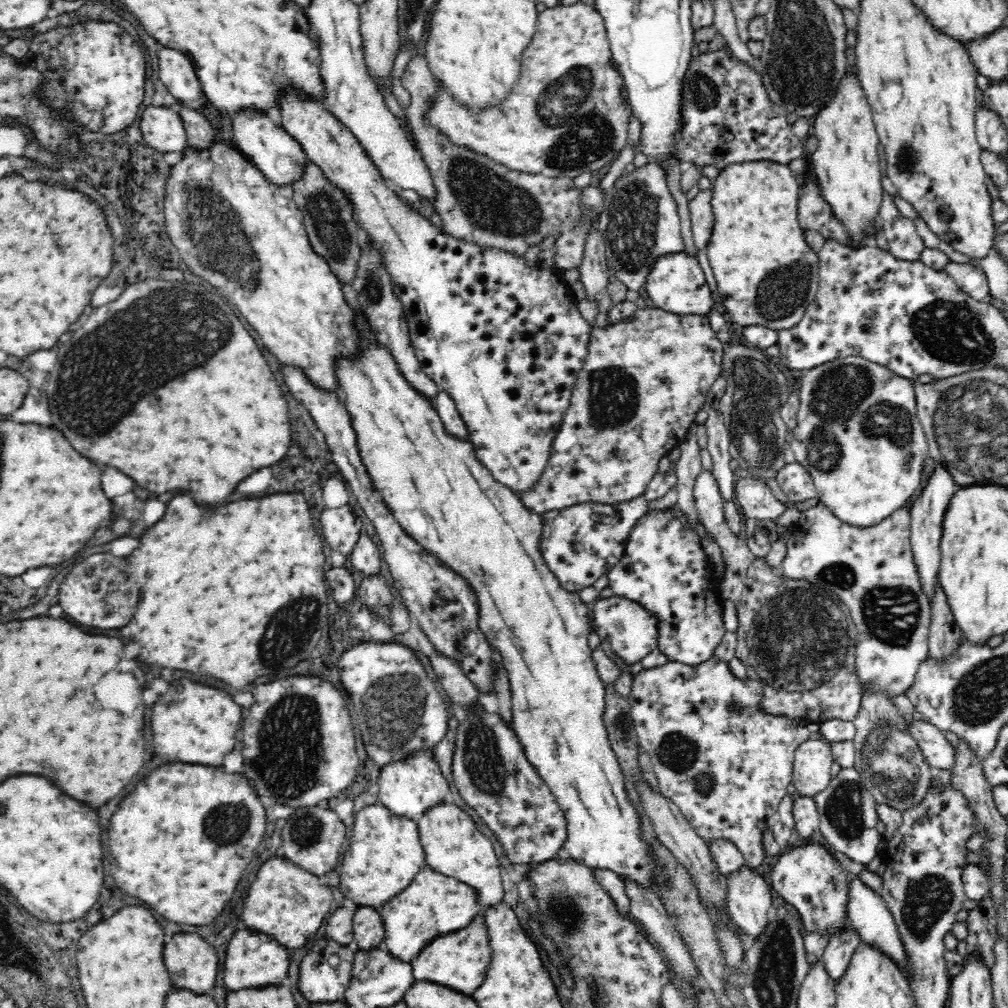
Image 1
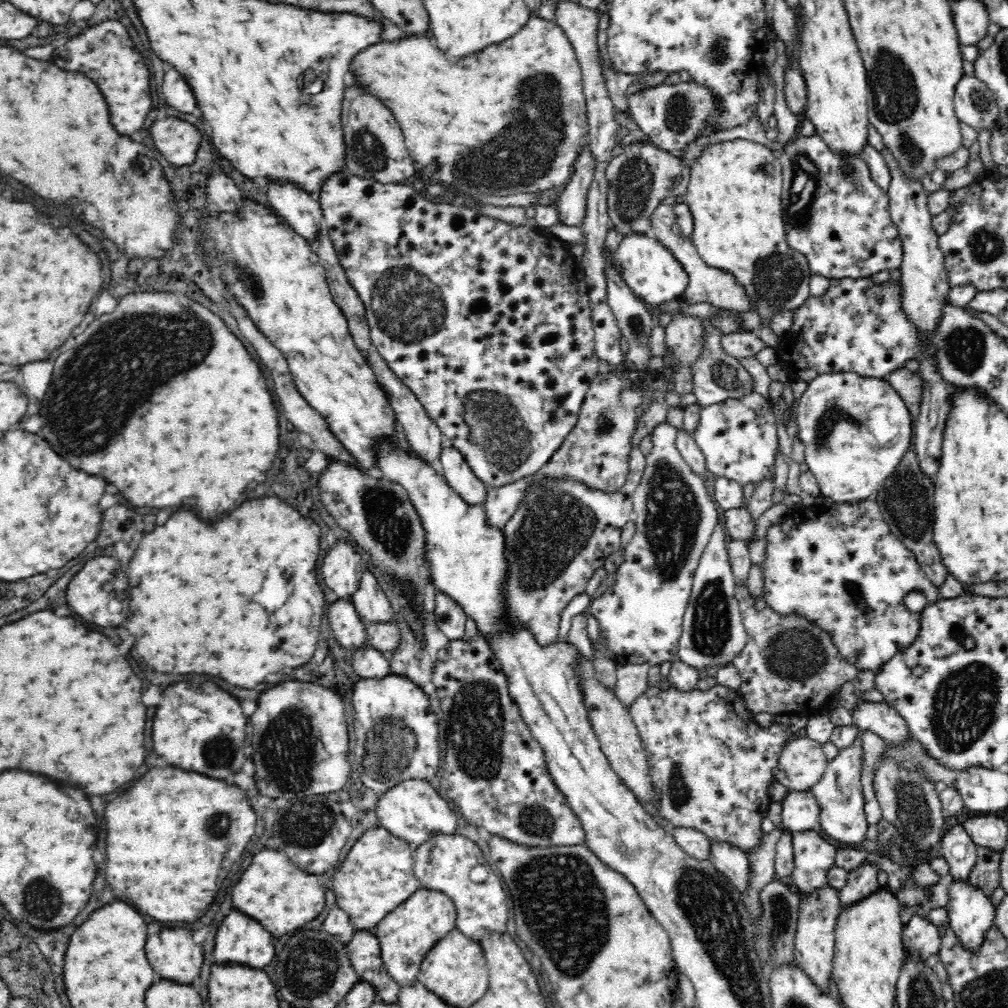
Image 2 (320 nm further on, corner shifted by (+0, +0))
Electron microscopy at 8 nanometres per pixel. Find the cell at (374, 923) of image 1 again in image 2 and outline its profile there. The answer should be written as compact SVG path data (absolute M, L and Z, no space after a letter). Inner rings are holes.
M357 929L352 940L346 944L350 962L354 965L359 980L372 983L381 1002L396 1002L402 986L386 970L381 957L378 937L371 929Z

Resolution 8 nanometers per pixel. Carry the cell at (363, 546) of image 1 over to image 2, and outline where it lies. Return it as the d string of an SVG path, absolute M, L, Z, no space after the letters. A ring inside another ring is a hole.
M364 568L352 601L364 624L390 621L394 616L384 590L378 586L378 578L368 569Z

